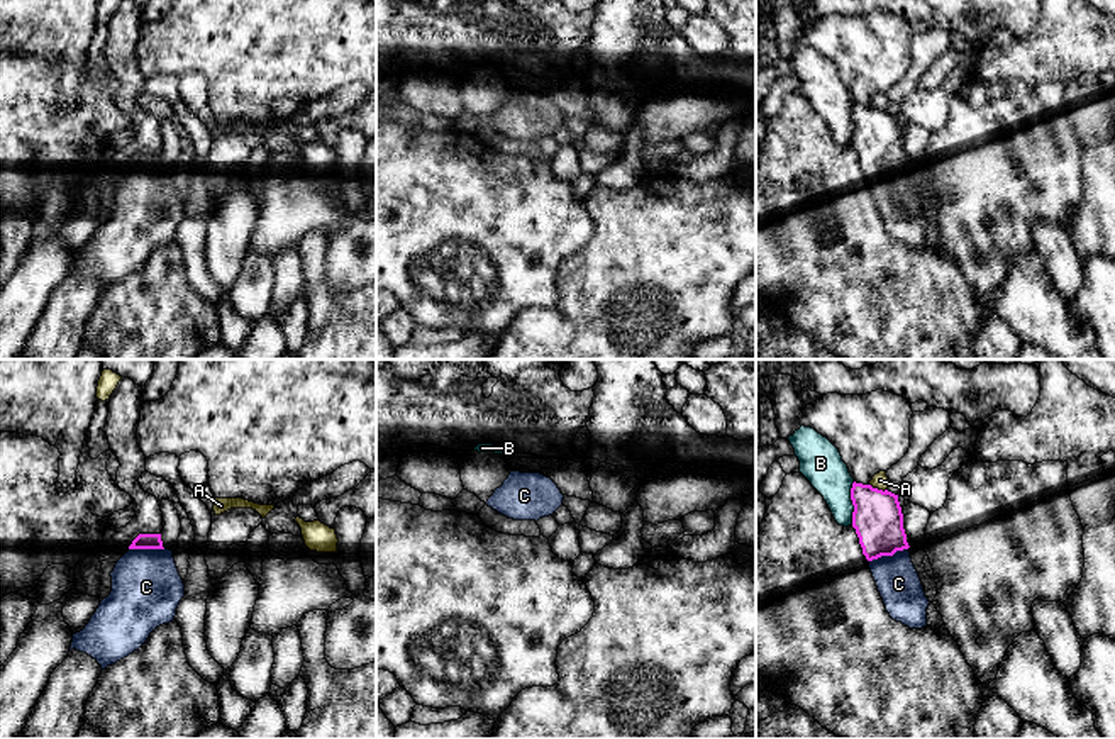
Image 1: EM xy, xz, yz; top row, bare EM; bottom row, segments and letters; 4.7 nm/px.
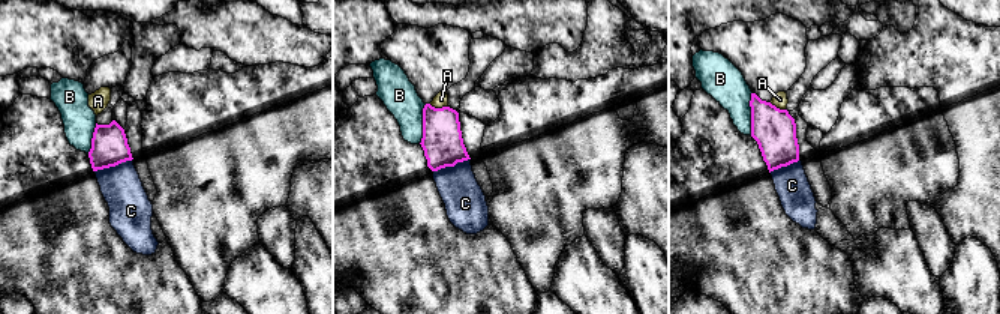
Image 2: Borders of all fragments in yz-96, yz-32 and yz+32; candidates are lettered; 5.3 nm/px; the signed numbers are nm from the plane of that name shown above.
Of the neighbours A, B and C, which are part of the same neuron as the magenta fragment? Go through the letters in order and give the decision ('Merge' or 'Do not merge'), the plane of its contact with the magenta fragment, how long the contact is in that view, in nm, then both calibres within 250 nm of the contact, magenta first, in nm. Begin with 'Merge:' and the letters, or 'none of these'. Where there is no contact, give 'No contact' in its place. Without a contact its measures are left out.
Merge: C
A: Do not merge. Touches magenta in yz. Shared border 90 nm. Thickness 240 nm (magenta) against 80 nm
B: Do not merge. Touches magenta in yz. Shared border 200 nm. Thickness 240 nm (magenta) against 200 nm
C: Merge. Touches magenta in yz. Shared border 200 nm. Thickness 240 nm (magenta) against 200 nm

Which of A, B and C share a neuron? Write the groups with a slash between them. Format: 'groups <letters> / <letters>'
groups A / B / C

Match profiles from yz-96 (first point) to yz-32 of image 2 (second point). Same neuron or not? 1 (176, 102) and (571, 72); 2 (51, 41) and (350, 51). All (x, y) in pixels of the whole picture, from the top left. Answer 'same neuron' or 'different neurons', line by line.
1: different neurons
2: same neuron

